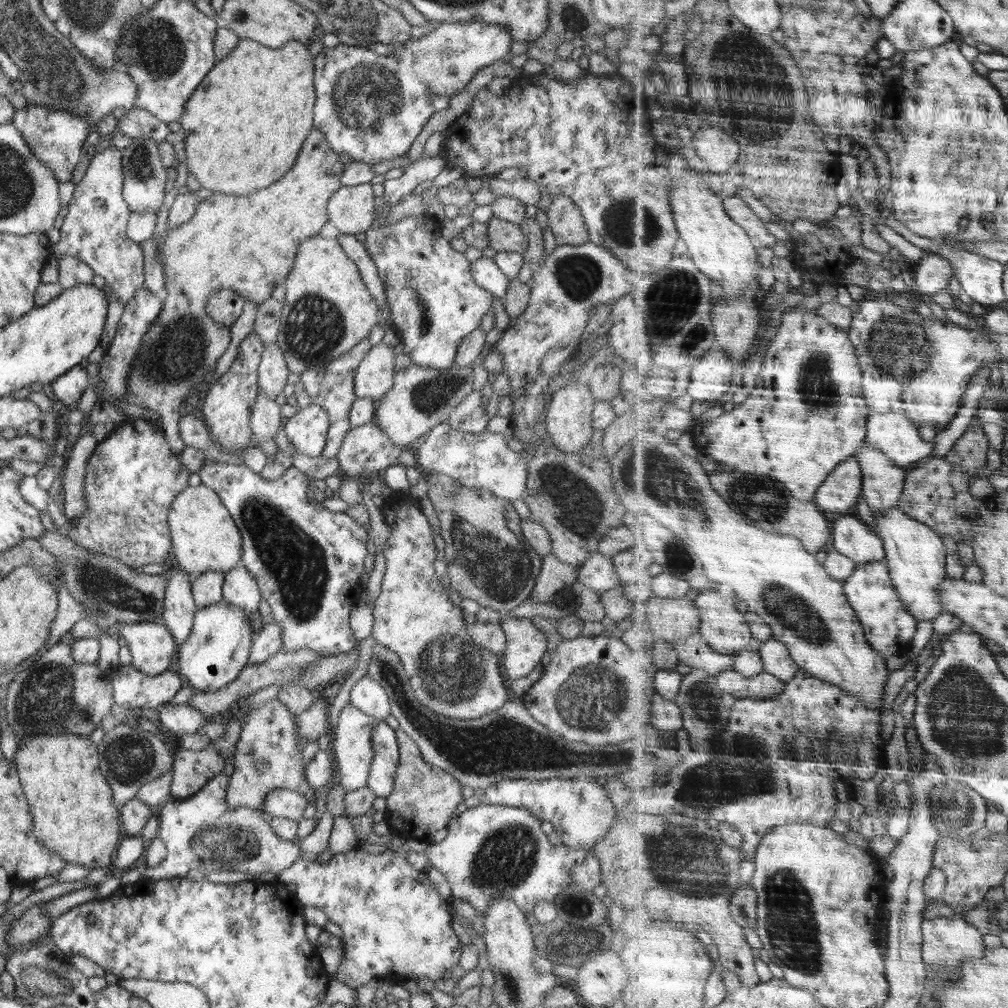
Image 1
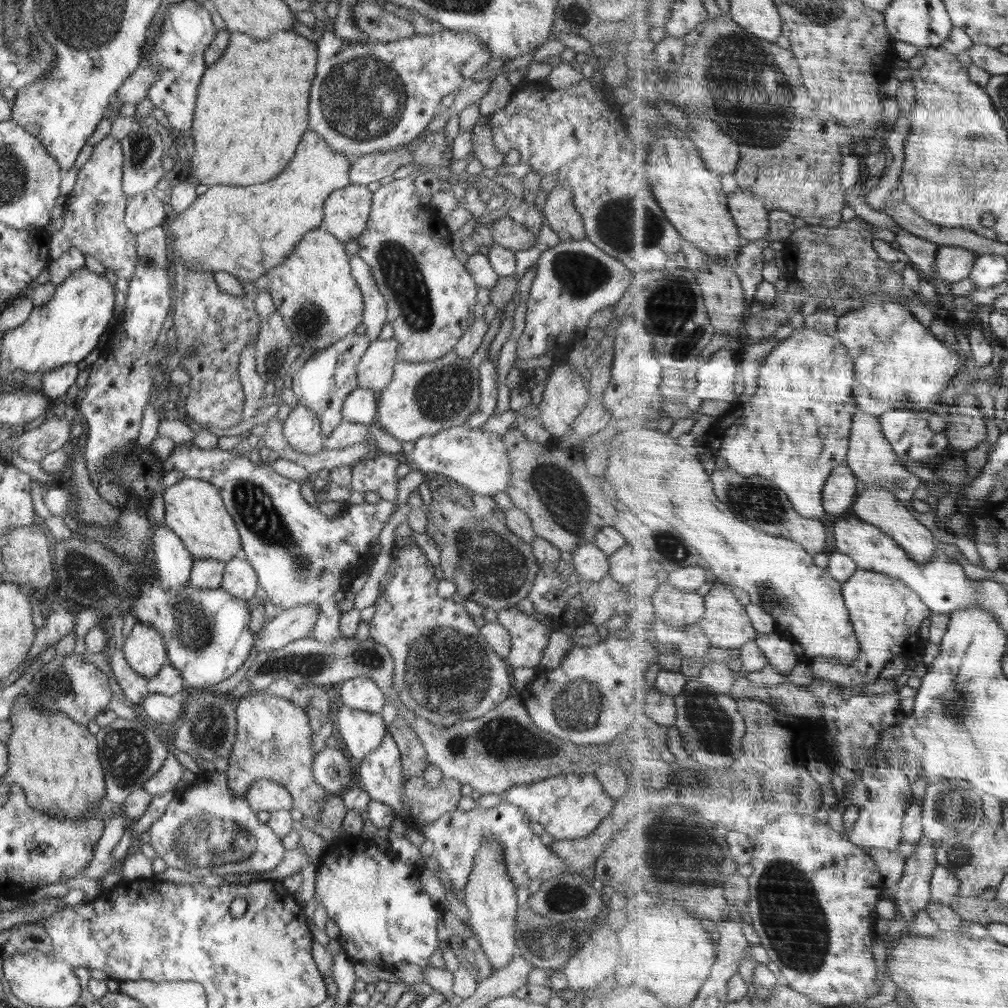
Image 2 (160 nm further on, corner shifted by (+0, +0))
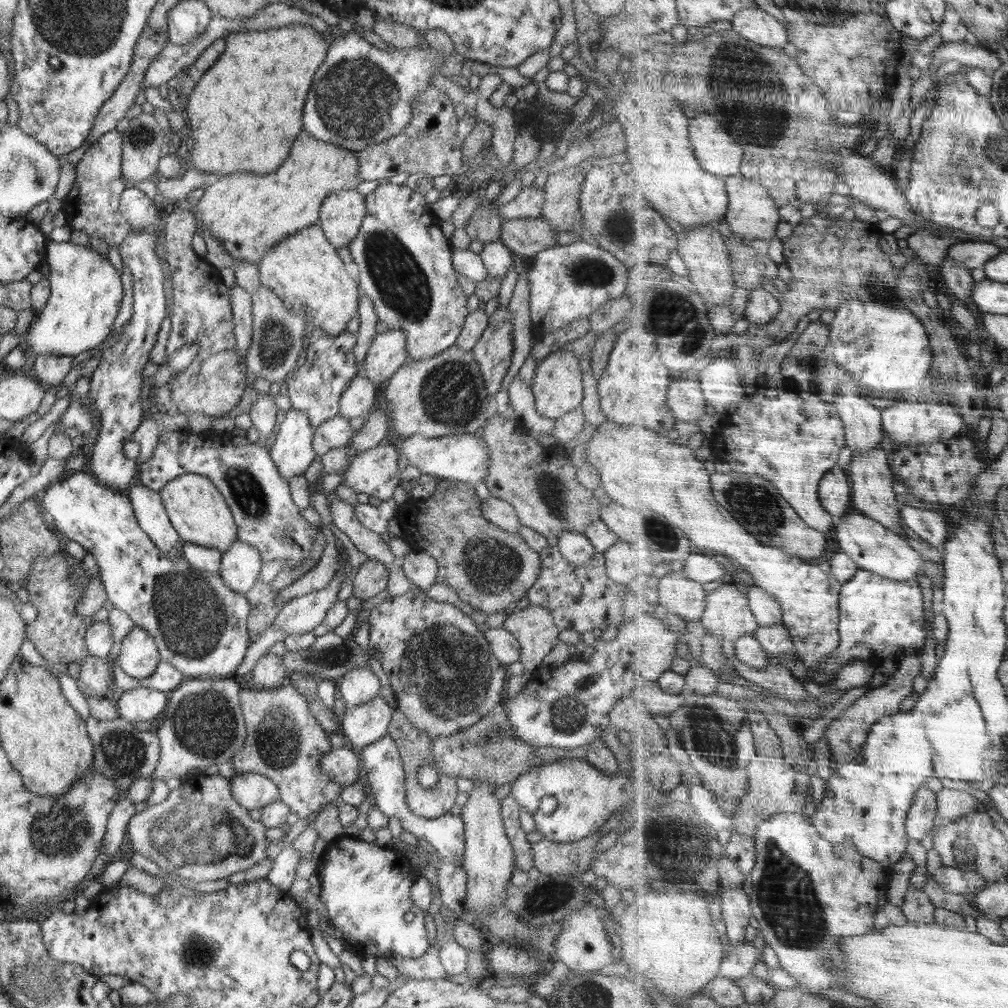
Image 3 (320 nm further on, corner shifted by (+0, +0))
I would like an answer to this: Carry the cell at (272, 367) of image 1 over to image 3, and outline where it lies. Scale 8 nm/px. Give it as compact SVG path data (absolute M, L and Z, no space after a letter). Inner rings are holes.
M260 286L251 294L253 333L245 366L249 373L261 376L270 382L279 383L289 377L302 360L304 330L310 324L305 316L288 310L284 303L267 286Z

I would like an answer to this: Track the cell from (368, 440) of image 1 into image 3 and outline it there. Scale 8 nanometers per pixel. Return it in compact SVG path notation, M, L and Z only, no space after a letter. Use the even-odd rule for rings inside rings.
M338 416L328 420L322 426L315 428L312 447L318 457L334 448L347 448L355 432L350 426L350 420Z

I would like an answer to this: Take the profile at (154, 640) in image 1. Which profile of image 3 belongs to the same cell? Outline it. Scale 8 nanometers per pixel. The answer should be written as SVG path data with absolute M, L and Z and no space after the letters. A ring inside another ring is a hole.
M134 625L122 639L117 656L120 668L132 678L148 678L161 661L159 650L152 636Z

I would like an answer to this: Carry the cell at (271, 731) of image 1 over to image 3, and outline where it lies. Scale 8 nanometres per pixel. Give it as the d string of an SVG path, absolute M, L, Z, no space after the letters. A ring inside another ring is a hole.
M290 680L275 689L248 688L243 685L239 700L247 735L242 748L230 760L236 768L236 775L253 772L267 776L278 787L279 800L299 818L311 818L339 798L341 786L321 769L322 757L332 750L329 733L318 724L304 696Z

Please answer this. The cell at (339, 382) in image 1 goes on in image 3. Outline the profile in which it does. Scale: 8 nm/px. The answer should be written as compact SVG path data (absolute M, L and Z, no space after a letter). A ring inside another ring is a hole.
M314 327L309 338L308 350L287 378L287 396L292 403L291 408L303 412L310 419L312 427L318 428L339 415L342 393L350 386L352 378L360 374L353 353L357 336L347 330L338 336L332 336L321 328Z

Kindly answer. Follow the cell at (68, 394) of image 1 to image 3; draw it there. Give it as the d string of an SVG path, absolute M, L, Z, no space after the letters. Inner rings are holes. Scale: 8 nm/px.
M42 355L35 358L31 374L45 387L59 388L63 378L70 372L72 361L73 357L68 355Z

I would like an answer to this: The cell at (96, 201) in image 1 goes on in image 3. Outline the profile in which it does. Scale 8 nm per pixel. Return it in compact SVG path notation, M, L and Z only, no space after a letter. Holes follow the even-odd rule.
M116 130L105 132L83 154L82 159L75 165L76 178L72 189L63 199L61 209L66 217L66 223L72 231L86 232L88 236L102 238L108 246L119 244L131 232L131 226L119 211L120 195L126 190L122 180L121 156L123 153L122 133Z

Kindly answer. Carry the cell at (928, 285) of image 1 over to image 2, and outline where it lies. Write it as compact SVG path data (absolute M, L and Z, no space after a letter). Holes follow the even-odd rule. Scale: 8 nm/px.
M948 245L942 246L936 261L937 277L949 285L966 280L971 276L980 257L981 254L973 250Z

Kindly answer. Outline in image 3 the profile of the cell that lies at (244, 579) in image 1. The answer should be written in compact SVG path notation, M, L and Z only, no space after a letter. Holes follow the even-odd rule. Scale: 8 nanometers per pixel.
M236 539L222 556L219 576L236 592L245 595L257 583L262 560L257 550Z

